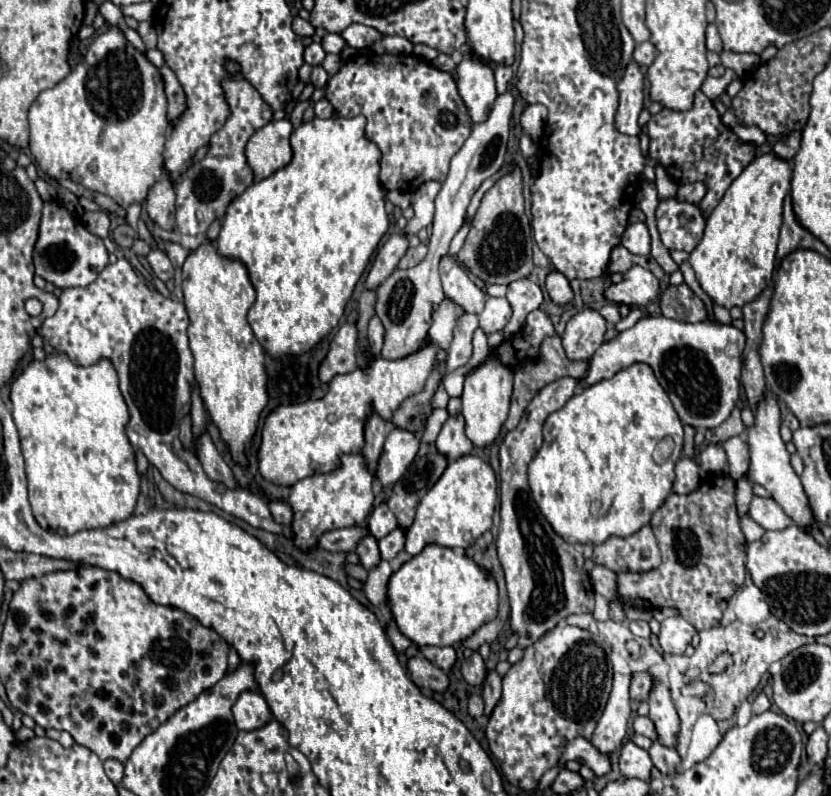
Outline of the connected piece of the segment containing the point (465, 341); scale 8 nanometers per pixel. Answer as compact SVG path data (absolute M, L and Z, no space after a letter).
M464 315L460 319L460 325L456 325L456 333L454 333L454 341L452 341L452 349L448 351L448 359L442 367L442 379L458 369L460 365L464 365L470 355L472 355L472 333L478 327L478 317L476 315Z

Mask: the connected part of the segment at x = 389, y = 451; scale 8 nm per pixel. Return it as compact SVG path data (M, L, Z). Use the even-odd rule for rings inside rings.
M394 427L384 443L384 451L376 469L376 479L382 485L394 485L414 461L418 453L418 437L406 429Z

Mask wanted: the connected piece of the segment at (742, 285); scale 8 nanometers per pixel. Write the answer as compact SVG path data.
M774 153L752 159L732 181L718 207L706 219L702 241L690 253L690 265L702 289L722 307L742 307L754 301L772 283L778 231L782 225L782 203L790 191L792 169Z

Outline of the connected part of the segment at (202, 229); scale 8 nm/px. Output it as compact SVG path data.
M224 79L222 81L226 99L230 103L232 115L226 125L216 131L210 139L210 149L200 163L192 163L188 171L180 177L176 187L176 225L180 233L204 235L214 219L226 213L230 201L244 193L252 185L252 169L246 161L244 149L250 135L264 127L272 119L272 109L262 101L262 97L244 79Z

